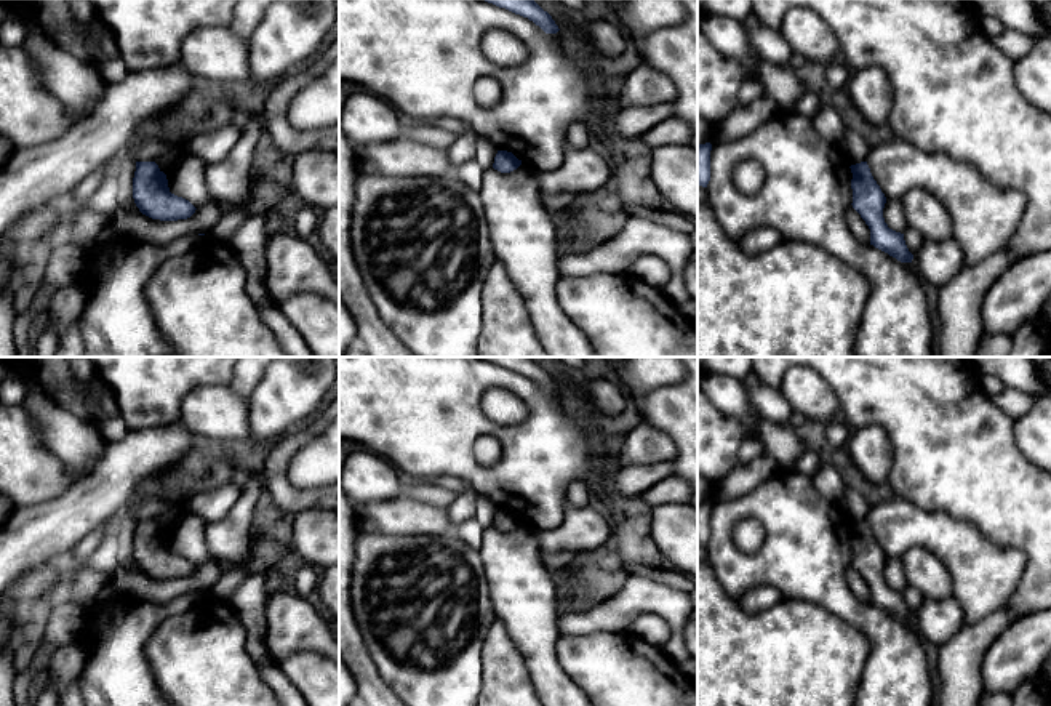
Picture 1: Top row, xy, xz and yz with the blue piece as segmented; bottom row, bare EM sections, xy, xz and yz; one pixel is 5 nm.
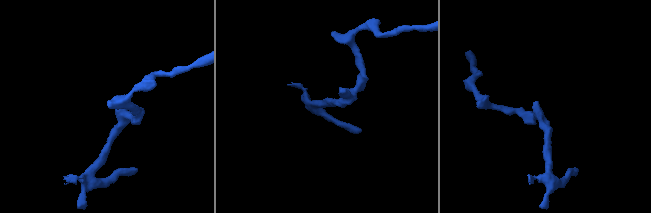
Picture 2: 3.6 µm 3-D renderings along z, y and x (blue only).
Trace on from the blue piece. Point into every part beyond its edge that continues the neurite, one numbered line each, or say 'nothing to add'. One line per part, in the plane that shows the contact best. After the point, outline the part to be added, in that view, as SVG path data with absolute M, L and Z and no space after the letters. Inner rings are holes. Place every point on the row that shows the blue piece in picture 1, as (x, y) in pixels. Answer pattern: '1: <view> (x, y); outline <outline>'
nothing to add

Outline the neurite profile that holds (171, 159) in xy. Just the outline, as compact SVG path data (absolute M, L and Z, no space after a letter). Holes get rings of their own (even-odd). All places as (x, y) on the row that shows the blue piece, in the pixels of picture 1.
M174 147L170 152L166 152L165 155L162 155L157 160L157 165L160 168L160 171L163 171L165 174L170 173L174 166L178 166L181 163L181 160L186 155L186 149L181 147Z

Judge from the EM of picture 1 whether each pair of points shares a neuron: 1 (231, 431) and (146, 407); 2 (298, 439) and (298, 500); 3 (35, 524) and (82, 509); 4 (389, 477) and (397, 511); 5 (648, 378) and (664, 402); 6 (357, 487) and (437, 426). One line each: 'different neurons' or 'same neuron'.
1: same neuron
2: same neuron
3: same neuron
4: different neurons
5: different neurons
6: different neurons

